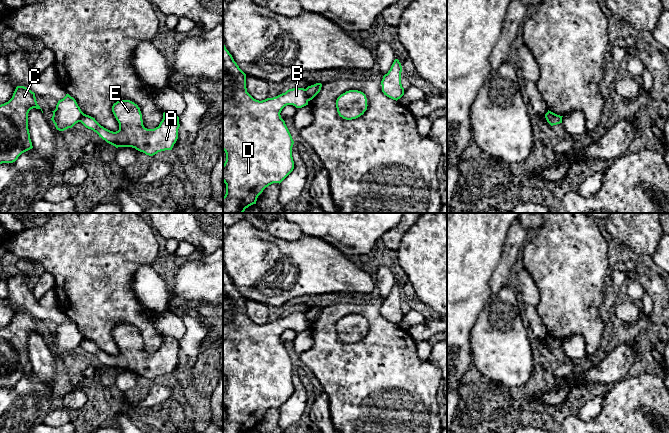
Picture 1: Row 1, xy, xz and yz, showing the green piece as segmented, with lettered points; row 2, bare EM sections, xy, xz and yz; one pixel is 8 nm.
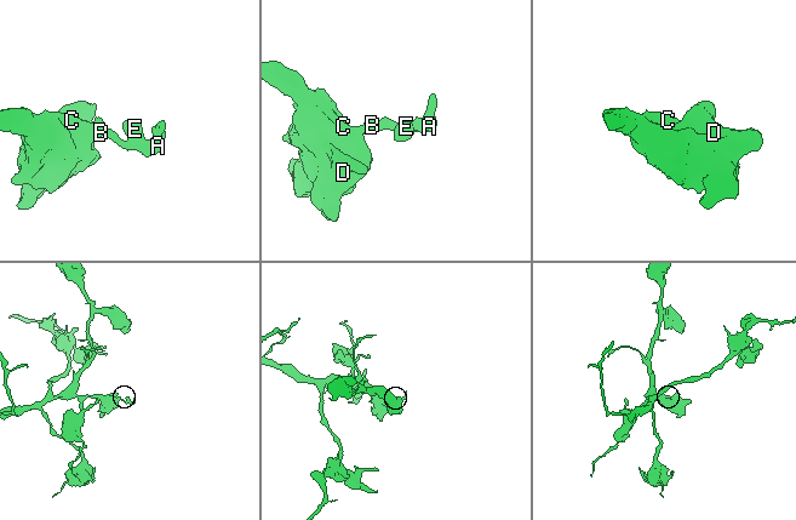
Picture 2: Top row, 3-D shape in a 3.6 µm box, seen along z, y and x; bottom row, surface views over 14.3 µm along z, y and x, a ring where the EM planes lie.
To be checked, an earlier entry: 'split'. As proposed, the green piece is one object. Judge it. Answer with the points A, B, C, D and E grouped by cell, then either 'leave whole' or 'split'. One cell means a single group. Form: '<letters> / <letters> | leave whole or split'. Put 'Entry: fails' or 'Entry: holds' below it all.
A E / B C D | split
Entry: holds

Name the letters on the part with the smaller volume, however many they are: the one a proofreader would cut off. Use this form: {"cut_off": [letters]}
{"cut_off": ["A", "E"]}

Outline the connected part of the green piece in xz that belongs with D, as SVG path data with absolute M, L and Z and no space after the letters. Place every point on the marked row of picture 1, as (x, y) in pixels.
M223 43L223 150L226 161L223 164L223 182L226 194L223 197L223 213L243 213L256 204L258 196L273 183L281 183L294 169L292 147L294 141L281 118L281 111L287 105L302 108L308 105L304 88L293 88L273 98L259 101L254 99L246 88L246 74L239 68Z

